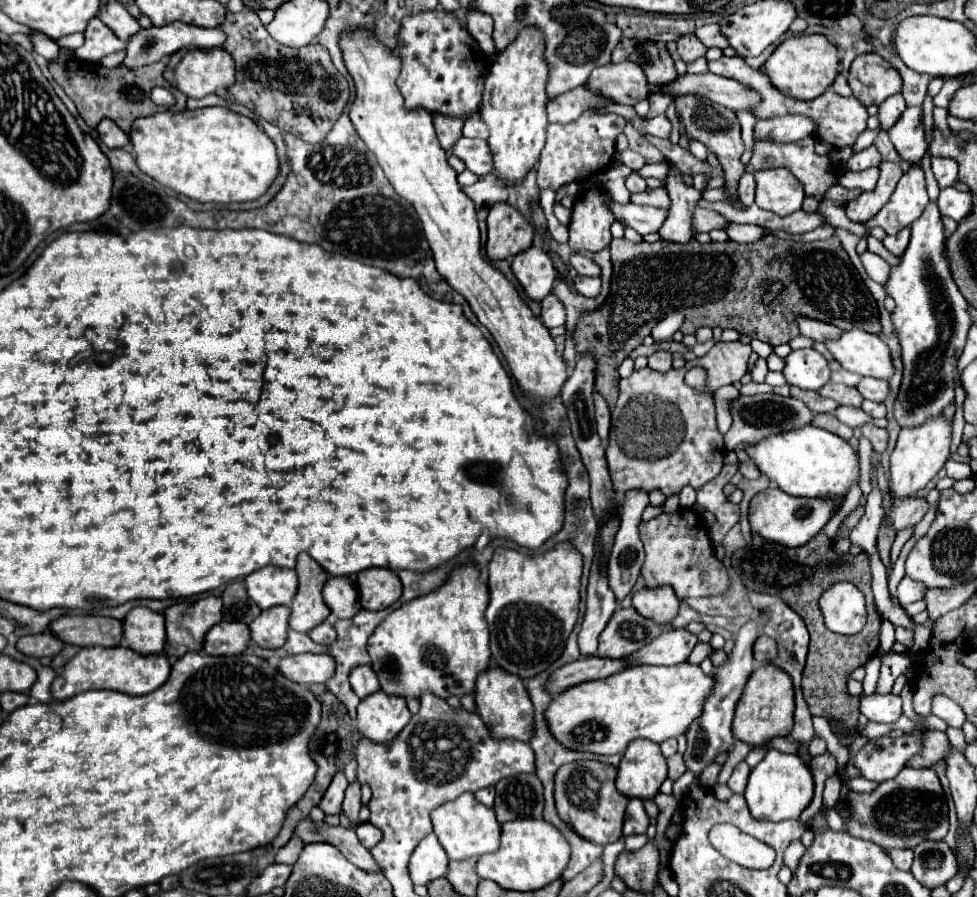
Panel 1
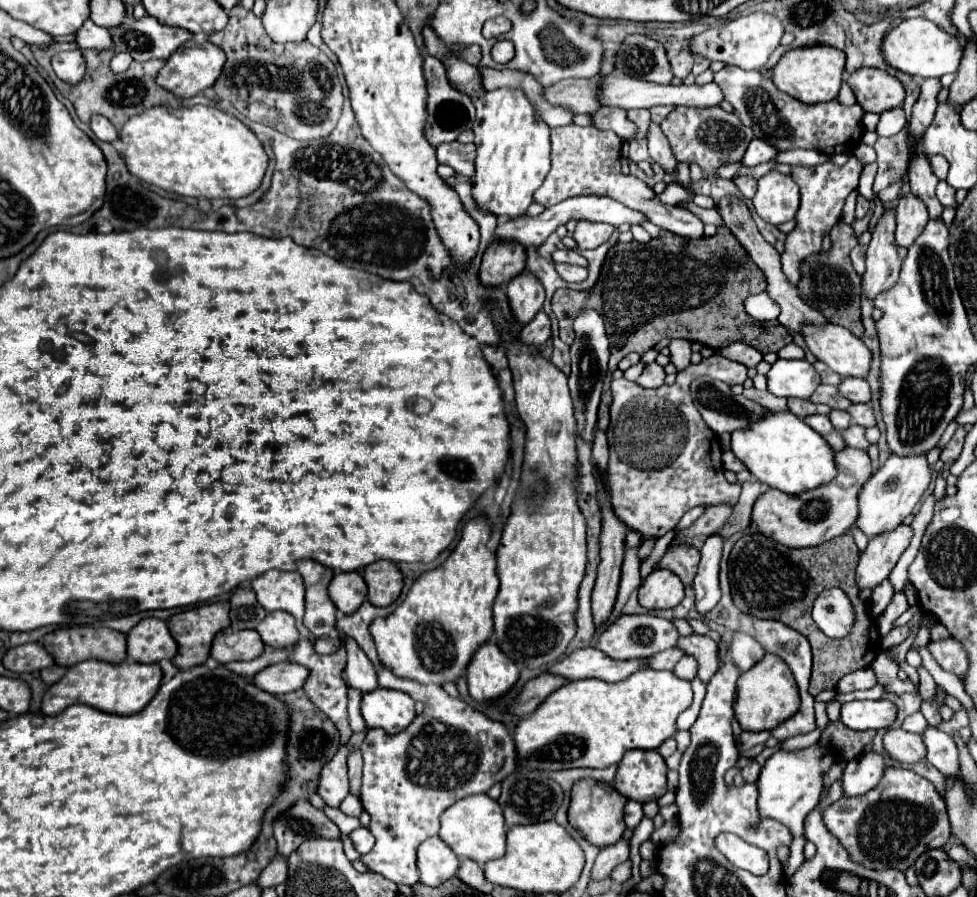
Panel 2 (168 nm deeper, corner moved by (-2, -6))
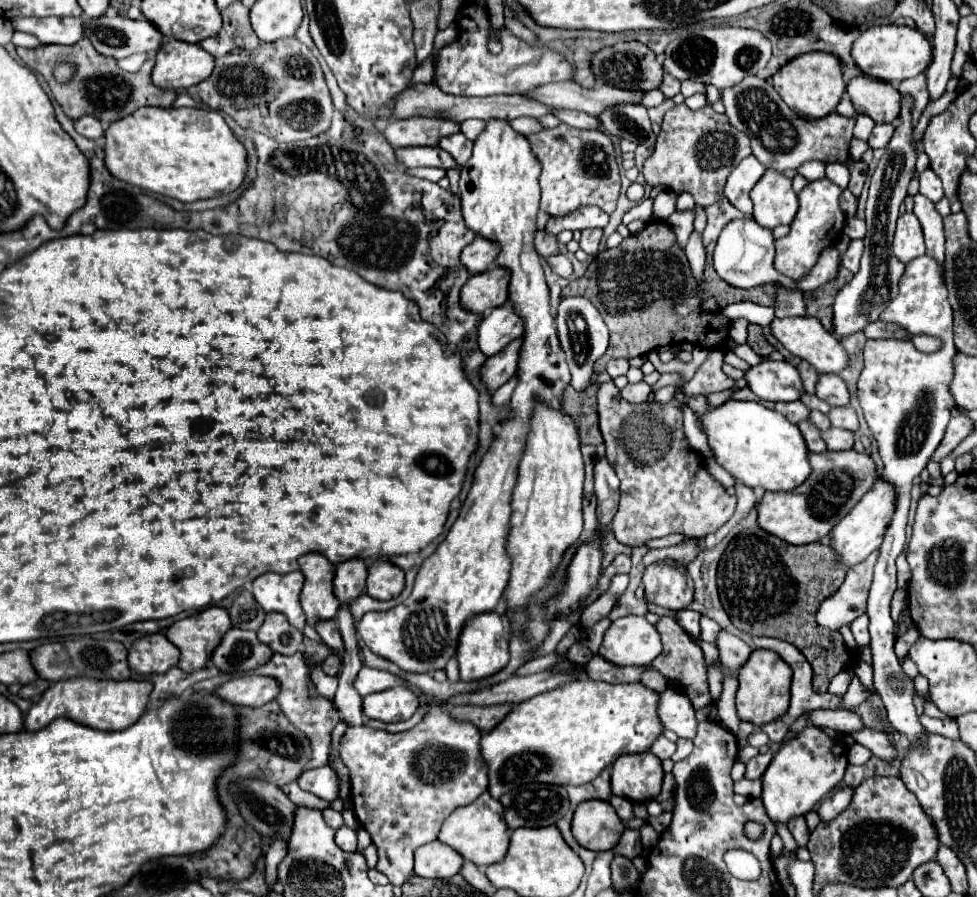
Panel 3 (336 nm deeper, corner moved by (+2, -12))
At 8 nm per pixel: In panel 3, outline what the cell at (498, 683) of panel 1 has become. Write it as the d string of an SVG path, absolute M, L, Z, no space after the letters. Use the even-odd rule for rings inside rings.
M498 612L478 614L466 620L456 648L456 658L460 664L462 680L480 680L496 674L508 664L508 640L504 638L504 618Z

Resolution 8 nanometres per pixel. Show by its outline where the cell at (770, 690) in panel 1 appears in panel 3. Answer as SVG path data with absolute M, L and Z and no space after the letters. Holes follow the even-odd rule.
M754 650L746 664L738 670L738 692L736 692L736 710L740 720L752 722L754 726L768 724L788 710L790 704L790 682L792 668L780 660L772 650Z

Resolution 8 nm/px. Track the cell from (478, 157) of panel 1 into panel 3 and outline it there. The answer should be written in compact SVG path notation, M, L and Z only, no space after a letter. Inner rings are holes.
M412 146L412 148L396 148L394 156L400 164L404 166L434 166L434 168L458 168L456 162L452 160L452 156L444 150L436 148L420 148L420 146Z

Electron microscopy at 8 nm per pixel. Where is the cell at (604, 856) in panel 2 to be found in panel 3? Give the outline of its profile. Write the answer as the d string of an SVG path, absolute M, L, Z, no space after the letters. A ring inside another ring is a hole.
M626 828L618 846L614 848L616 854L622 854L626 858L636 858L642 852L642 842L640 842L640 830L638 828Z

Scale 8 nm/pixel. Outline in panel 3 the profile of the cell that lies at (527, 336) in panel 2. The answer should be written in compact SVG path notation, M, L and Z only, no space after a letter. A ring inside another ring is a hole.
M522 338L514 340L502 352L498 352L496 356L490 356L486 360L484 368L480 368L480 378L490 394L494 394L502 384L506 384L516 374L520 342L522 342Z

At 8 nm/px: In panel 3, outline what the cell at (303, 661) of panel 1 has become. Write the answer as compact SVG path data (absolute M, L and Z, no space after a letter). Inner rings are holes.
M240 676L226 680L222 686L216 688L220 700L234 704L234 706L250 706L258 708L276 698L280 686L274 678L268 676Z

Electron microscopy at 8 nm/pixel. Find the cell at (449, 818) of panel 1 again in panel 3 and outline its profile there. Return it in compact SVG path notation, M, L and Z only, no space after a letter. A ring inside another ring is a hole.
M484 792L482 796L478 796L476 802L456 808L442 824L440 842L452 846L454 850L458 850L462 854L464 860L474 862L480 868L486 868L498 860L502 860L508 852L508 826L504 824L504 808L500 804L500 800L492 798L488 792Z

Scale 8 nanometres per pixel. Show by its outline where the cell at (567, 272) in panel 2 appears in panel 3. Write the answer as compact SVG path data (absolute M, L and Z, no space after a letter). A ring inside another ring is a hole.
M554 254L554 256L548 256L546 258L546 262L550 264L550 268L552 268L552 272L554 274L558 274L558 276L570 276L572 274L572 264L570 264L570 260L564 256L564 254Z

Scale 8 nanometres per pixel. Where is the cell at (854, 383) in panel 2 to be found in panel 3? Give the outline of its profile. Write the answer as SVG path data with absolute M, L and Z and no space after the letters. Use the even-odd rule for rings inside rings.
M818 374L816 396L820 396L820 400L828 402L830 406L848 406L850 404L848 388L838 374Z

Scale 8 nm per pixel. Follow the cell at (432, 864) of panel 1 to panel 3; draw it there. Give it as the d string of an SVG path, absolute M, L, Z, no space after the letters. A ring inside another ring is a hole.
M434 840L416 850L414 874L424 878L450 878L460 872L464 858L444 842Z

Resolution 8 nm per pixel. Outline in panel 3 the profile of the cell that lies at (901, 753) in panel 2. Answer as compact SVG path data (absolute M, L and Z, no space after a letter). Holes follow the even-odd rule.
M862 728L860 732L850 732L850 736L852 736L858 744L866 746L866 748L868 748L874 756L878 756L878 758L892 760L894 754L896 754L896 750L894 750L892 742L888 740L888 736L886 736L884 732L880 732L880 730Z

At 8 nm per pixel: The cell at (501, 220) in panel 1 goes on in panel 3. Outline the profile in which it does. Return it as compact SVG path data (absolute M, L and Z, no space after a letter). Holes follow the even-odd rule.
M498 266L472 276L460 290L460 306L468 312L488 314L508 302L508 280L508 270Z

